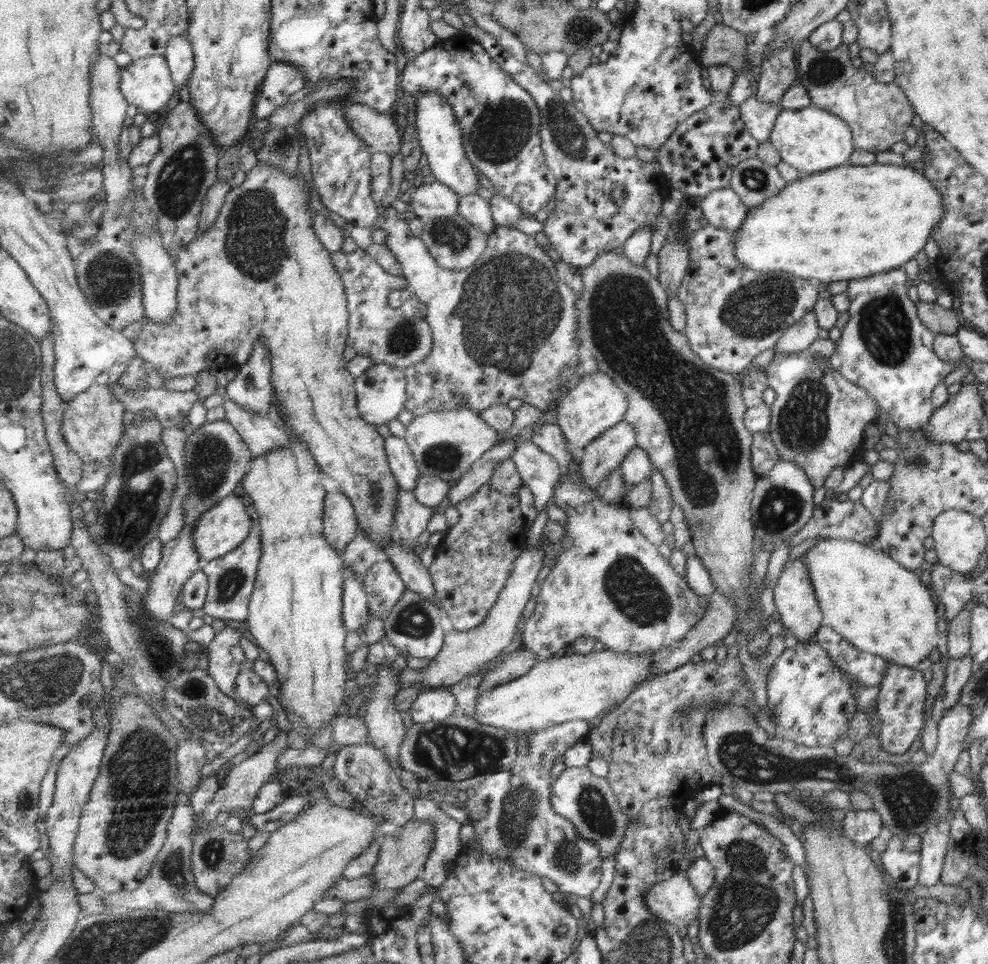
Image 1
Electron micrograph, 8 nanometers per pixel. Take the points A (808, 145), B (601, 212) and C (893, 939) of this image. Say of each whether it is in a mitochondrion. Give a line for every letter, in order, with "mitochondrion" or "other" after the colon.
A: other
B: other
C: mitochondrion

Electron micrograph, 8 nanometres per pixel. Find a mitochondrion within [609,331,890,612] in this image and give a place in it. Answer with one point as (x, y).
(802, 425)

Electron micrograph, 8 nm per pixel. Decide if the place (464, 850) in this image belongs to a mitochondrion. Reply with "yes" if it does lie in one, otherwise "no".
no

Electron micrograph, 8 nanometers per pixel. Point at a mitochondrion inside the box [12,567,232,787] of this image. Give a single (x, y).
(156, 644)

